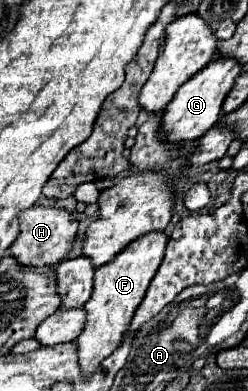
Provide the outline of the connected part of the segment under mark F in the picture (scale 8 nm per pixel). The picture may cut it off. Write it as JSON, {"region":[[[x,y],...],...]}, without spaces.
{"region":[[[153,231],[147,235],[137,237],[135,241],[129,243],[123,251],[119,251],[109,263],[97,267],[95,271],[95,285],[93,285],[93,295],[85,303],[87,311],[87,321],[83,333],[77,337],[77,347],[79,347],[79,365],[85,375],[95,371],[107,355],[115,351],[119,341],[123,339],[123,333],[127,331],[131,317],[139,303],[145,297],[145,291],[155,277],[157,267],[163,261],[163,253],[167,247],[169,237],[163,231]]]}

